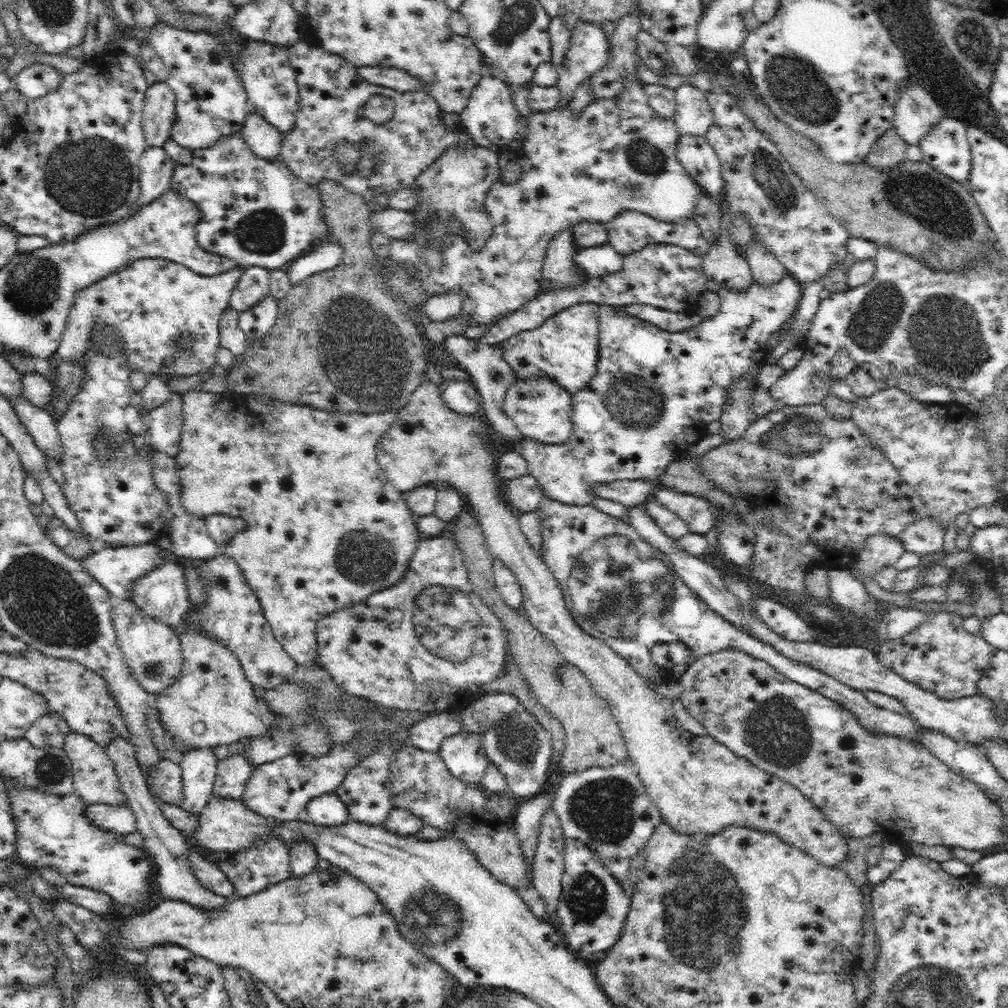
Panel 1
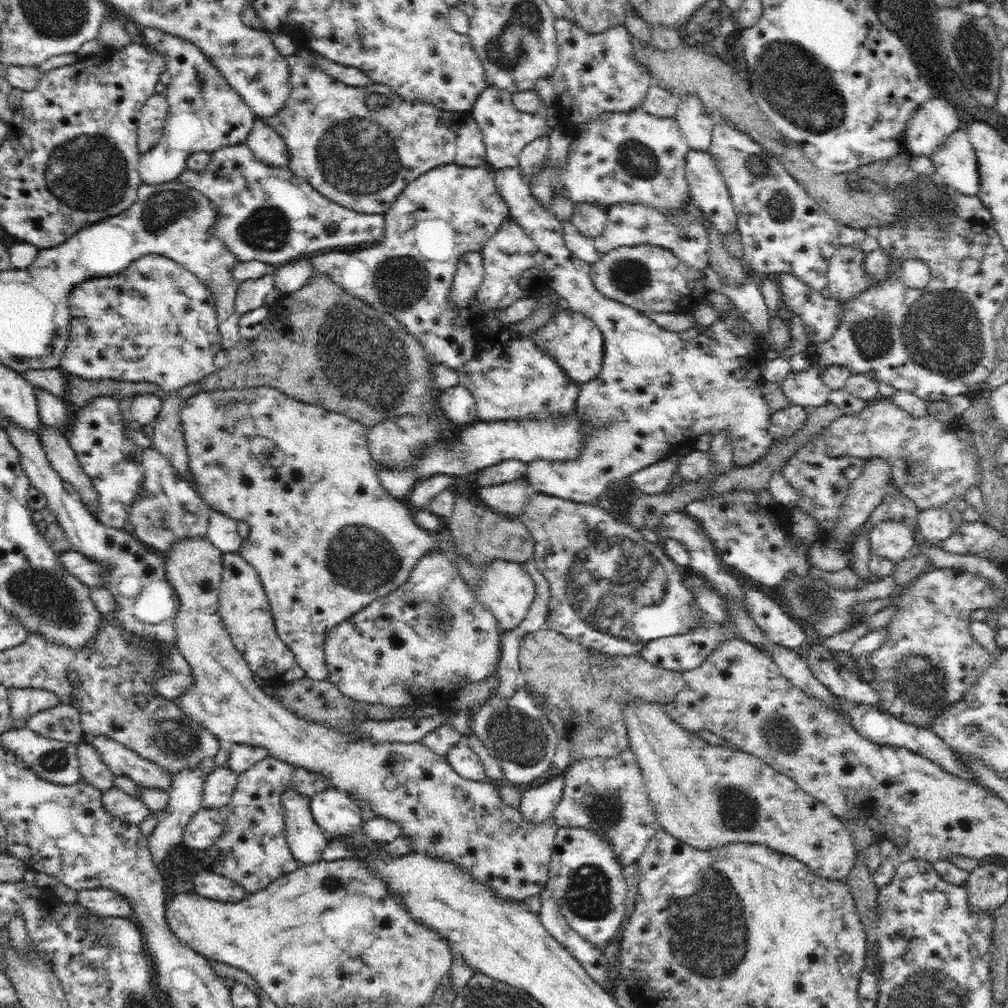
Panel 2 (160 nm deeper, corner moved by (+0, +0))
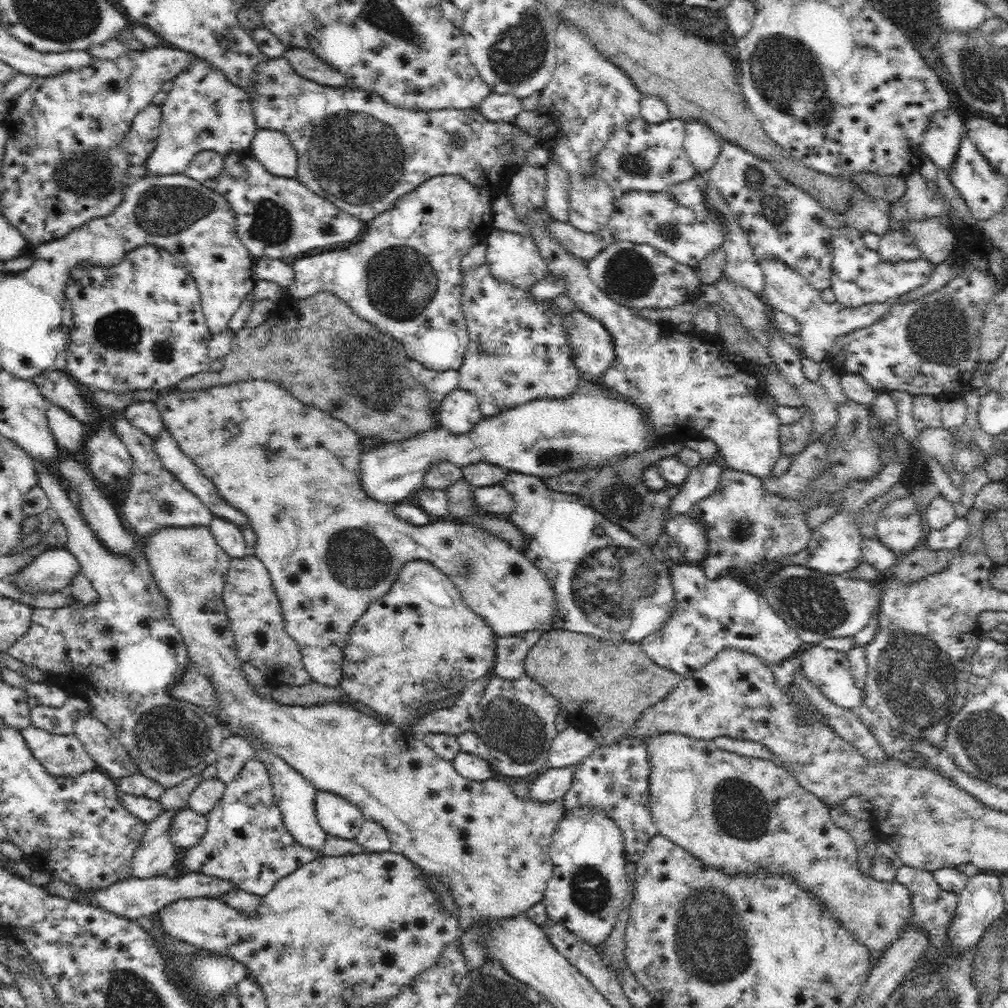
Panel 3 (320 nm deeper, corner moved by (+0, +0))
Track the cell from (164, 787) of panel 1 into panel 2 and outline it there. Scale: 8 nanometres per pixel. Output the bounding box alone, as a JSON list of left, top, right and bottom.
[82,734,173,792]

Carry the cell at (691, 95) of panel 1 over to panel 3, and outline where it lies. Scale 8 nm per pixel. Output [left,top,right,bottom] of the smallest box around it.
[683,120,722,174]

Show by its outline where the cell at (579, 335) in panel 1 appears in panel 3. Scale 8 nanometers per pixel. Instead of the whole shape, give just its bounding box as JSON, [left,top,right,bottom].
[563,310,616,383]

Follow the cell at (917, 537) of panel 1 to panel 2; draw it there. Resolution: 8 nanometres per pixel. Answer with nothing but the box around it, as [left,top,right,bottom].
[916,507,952,545]

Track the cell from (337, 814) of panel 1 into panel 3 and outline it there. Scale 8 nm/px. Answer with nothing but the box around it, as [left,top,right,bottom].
[315,791,364,840]

